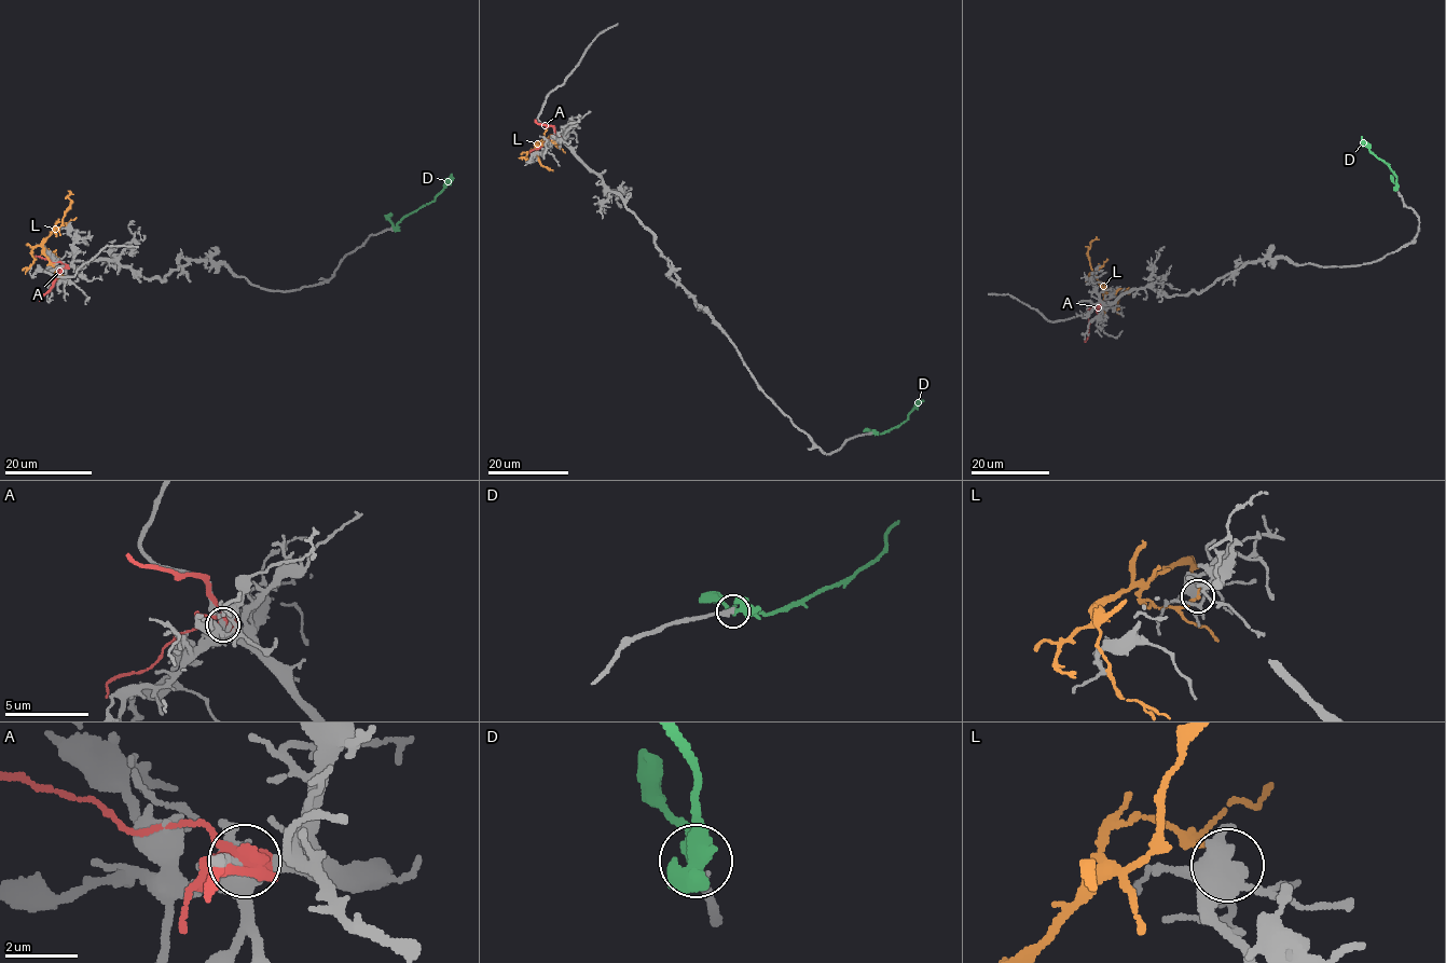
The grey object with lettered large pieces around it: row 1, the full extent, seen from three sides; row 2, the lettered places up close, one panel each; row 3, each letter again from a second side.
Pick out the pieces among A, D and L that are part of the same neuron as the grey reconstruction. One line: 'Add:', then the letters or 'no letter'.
Add: D

